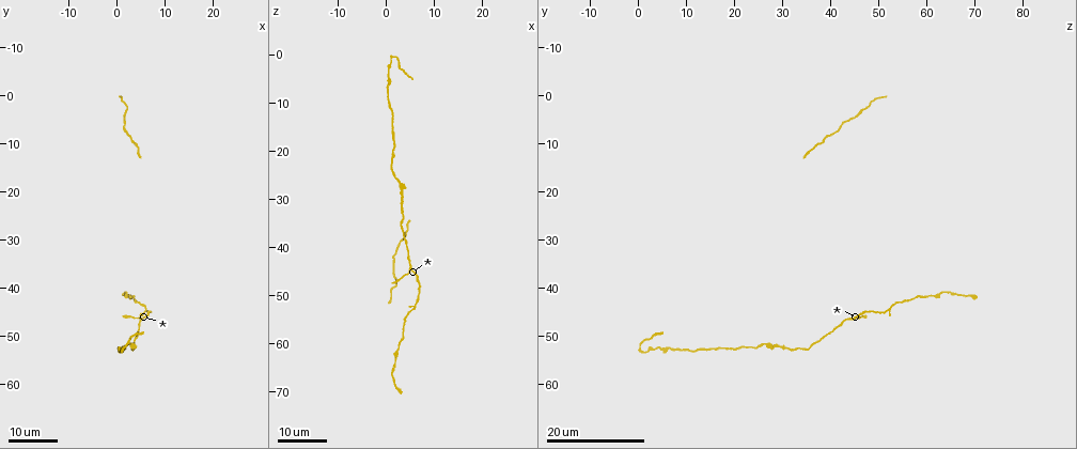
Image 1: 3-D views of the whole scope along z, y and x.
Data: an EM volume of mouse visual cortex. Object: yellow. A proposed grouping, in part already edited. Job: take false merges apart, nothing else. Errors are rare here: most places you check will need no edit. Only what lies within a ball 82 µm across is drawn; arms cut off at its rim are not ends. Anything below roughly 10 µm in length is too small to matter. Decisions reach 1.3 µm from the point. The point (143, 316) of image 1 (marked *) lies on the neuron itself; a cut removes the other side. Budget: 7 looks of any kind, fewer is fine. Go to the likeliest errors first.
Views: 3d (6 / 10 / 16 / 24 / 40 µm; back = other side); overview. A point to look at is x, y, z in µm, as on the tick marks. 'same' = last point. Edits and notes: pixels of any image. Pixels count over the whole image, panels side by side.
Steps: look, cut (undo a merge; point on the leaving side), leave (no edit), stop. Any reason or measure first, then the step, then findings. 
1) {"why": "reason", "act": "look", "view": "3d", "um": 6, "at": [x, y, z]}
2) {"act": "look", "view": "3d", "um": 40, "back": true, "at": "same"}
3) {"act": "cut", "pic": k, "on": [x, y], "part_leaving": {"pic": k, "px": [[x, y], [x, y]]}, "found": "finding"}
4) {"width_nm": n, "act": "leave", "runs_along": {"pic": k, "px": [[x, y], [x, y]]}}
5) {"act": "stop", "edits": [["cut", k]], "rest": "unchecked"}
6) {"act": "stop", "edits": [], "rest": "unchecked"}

{"why": "sudden change in width", "act": "look", "view": "3d", "um": 16, "at": [3.0, 51.5, 29.0]}

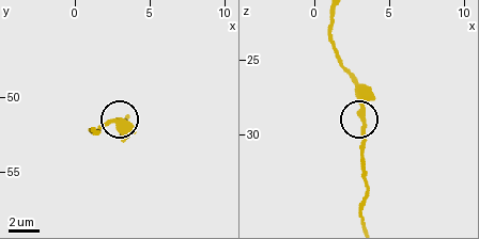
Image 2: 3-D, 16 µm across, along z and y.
{"act": "look", "view": "3d", "um": 6, "at": "same"}

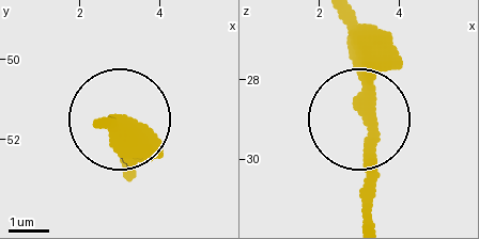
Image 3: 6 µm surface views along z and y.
{"act": "leave", "runs_along": {"pic": 3, "px": [[372, 213], [372, 131], [352, 19]]}, "found": "one neuron here"}

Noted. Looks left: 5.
{"act": "look", "view": "3d", "um": 16, "at": [4.5, 13.0, 34.5]}

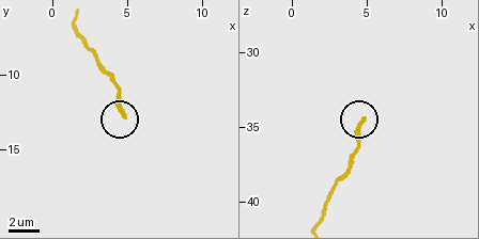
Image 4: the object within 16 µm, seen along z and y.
{"act": "look", "view": "3d", "um": 6, "at": [4.8, 12.6, 34.6]}

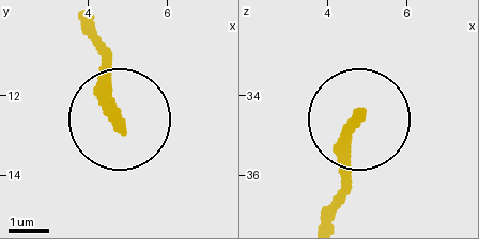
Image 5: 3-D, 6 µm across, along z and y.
{"act": "leave", "found": "all the same neuron"}

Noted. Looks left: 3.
{"why": "thin neck", "act": "look", "view": "3d", "um": 16, "at": [4.5, 47.0, 43.0]}

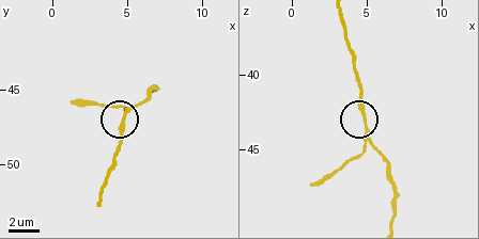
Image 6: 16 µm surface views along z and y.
{"why": "zoom in", "act": "look", "view": "3d", "um": 10, "at": [4.8, 46.4, 43.2]}

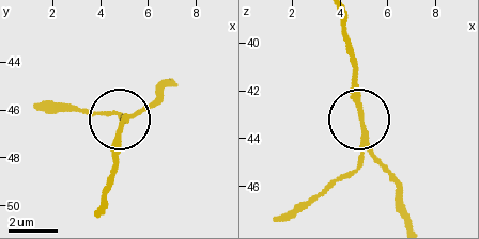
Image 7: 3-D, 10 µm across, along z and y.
{"act": "leave", "runs_along": {"pic": 7, "px": [[379, 164], [354, 77]]}, "found": "one neuron here"}

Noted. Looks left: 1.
{"act": "stop", "edits": [], "rest": "unchecked"}

